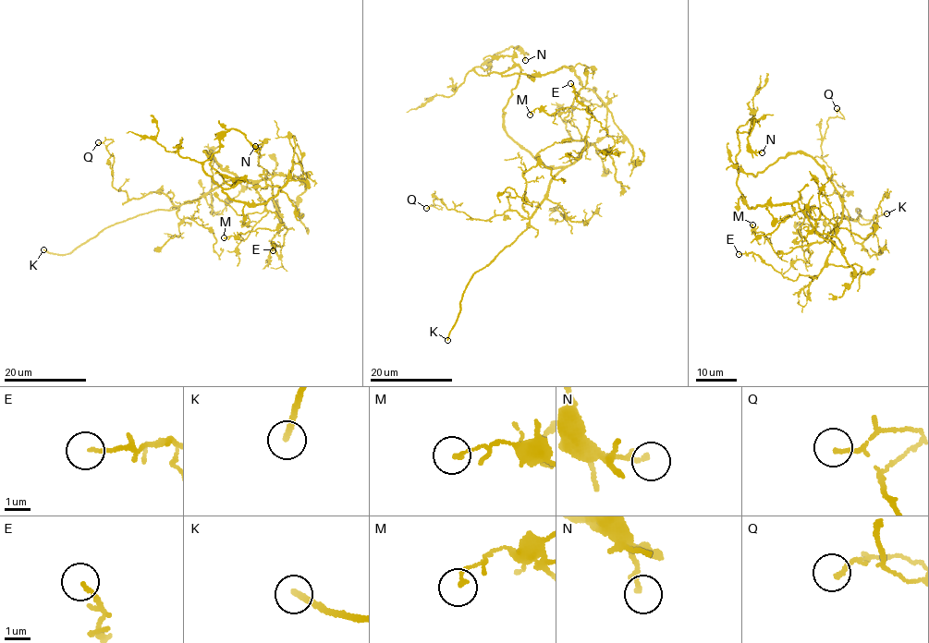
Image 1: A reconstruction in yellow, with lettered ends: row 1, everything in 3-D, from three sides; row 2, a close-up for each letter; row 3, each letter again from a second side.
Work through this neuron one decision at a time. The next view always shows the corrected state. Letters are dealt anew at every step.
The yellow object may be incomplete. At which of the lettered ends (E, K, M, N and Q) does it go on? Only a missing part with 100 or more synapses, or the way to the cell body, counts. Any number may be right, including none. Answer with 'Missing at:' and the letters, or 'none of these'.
Missing at: K

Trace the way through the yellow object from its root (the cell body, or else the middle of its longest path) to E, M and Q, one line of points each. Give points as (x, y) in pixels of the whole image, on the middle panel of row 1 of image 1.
E: (534, 157), (543, 165), (562, 167), (586, 147), (605, 151), (615, 145), (576, 98), (570, 83)
M: (534, 157), (547, 166), (571, 164), (587, 147), (592, 113), (568, 107), (549, 115), (536, 108), (530, 115)
Q: (534, 157), (562, 167), (528, 218), (508, 211), (476, 220), (441, 199), (433, 206), (441, 209), (426, 208)

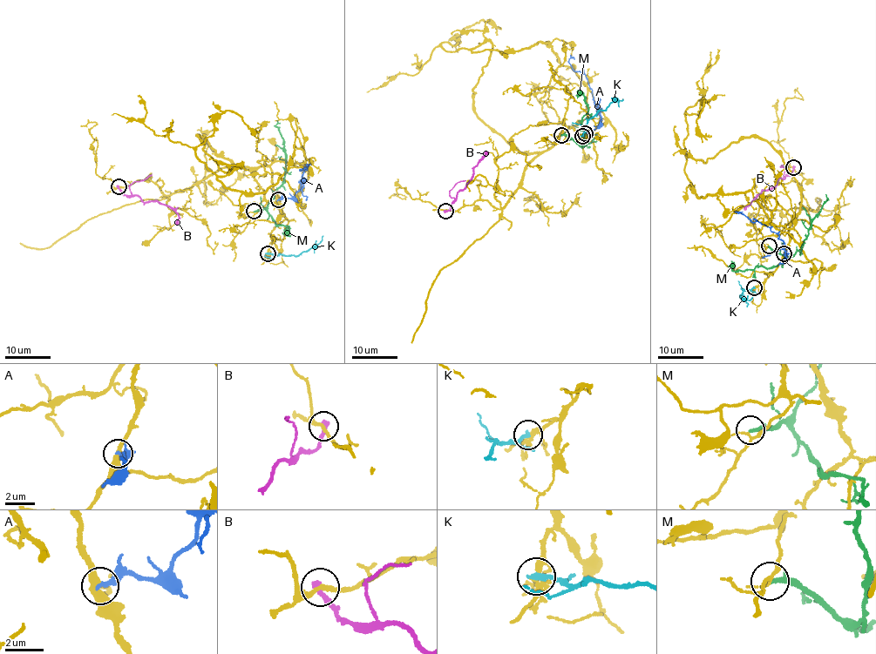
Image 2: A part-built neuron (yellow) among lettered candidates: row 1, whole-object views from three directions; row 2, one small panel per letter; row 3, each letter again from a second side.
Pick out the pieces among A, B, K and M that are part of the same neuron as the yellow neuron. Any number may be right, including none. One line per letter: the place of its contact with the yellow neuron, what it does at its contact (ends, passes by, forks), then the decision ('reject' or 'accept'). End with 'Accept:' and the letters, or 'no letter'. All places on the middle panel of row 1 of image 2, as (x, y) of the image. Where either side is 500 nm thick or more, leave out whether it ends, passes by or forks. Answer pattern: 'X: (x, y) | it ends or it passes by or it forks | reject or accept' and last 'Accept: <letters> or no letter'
A: (585, 133) | it ends | reject
B: (445, 211) | it ends | reject
K: (582, 136) | it ends | reject
M: (561, 135) | it ends | reject
Accept: no letter

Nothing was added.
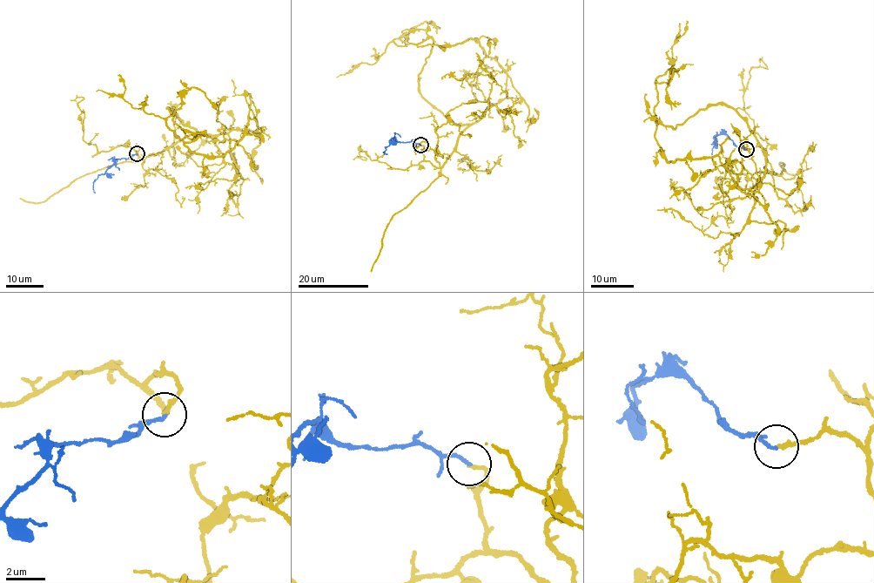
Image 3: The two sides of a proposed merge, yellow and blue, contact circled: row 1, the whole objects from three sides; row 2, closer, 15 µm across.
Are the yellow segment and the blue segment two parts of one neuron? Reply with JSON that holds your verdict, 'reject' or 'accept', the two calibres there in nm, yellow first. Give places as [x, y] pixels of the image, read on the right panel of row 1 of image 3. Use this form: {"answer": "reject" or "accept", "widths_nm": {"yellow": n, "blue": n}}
{"answer": "accept", "widths_nm": {"yellow": 200, "blue": 160}}

